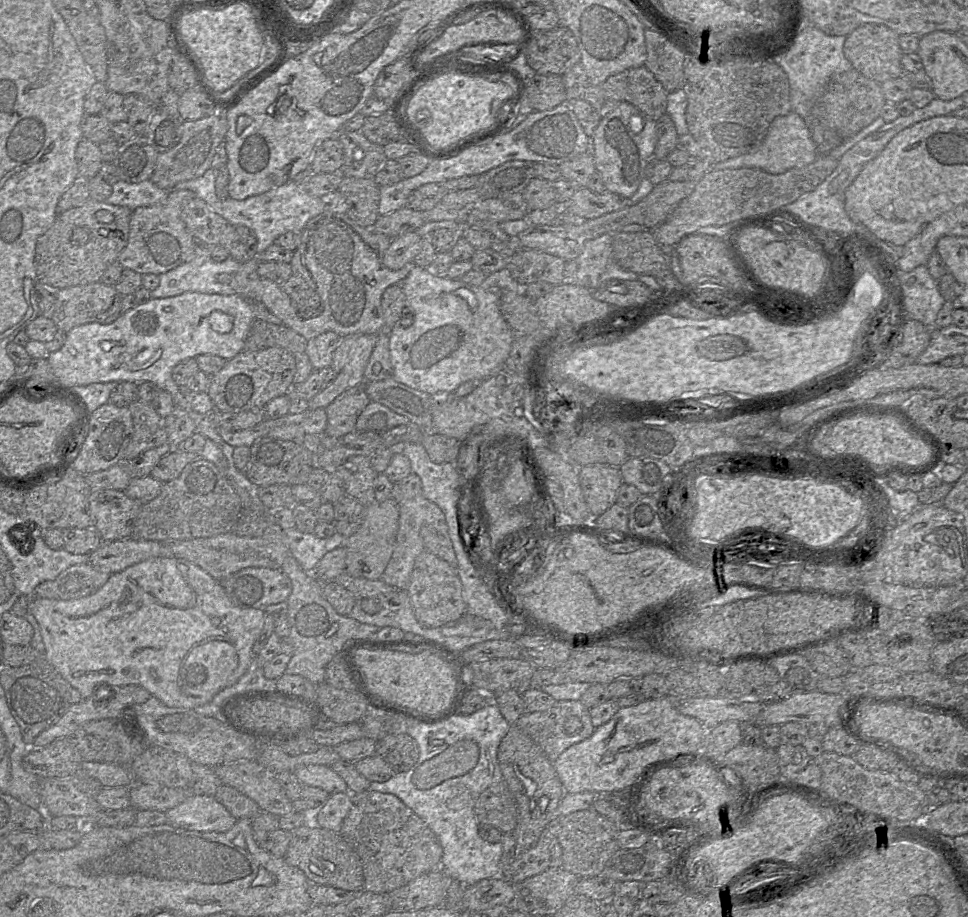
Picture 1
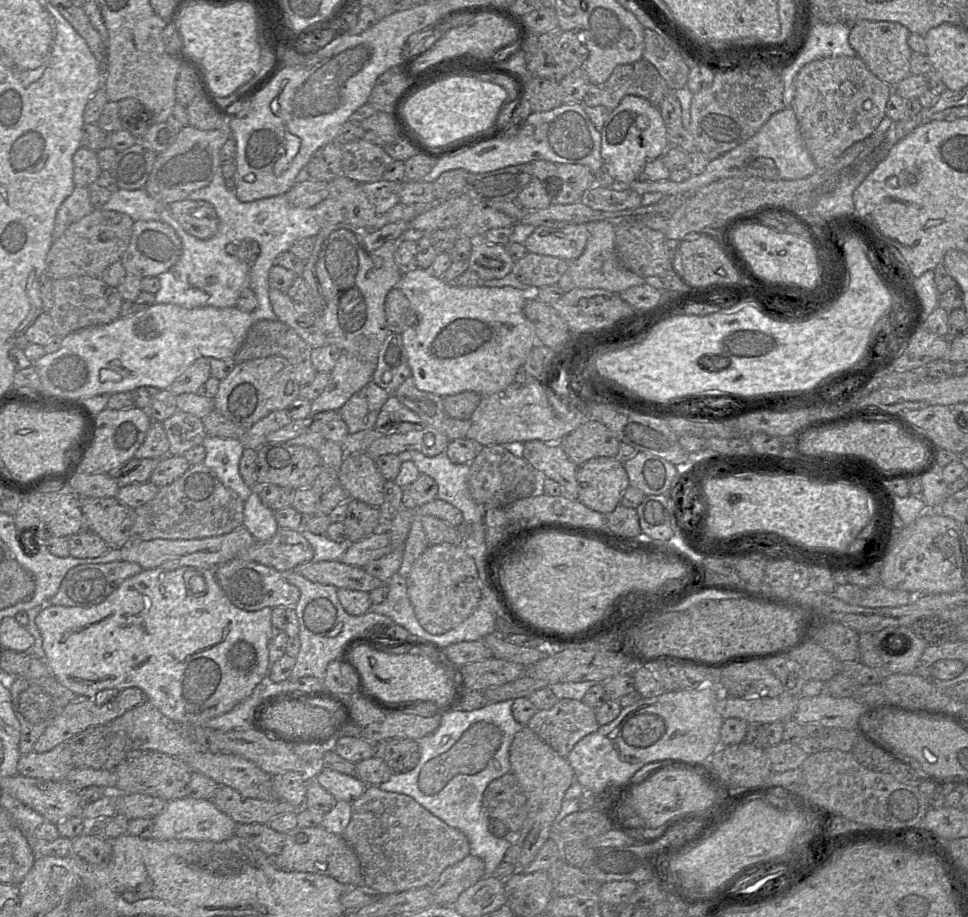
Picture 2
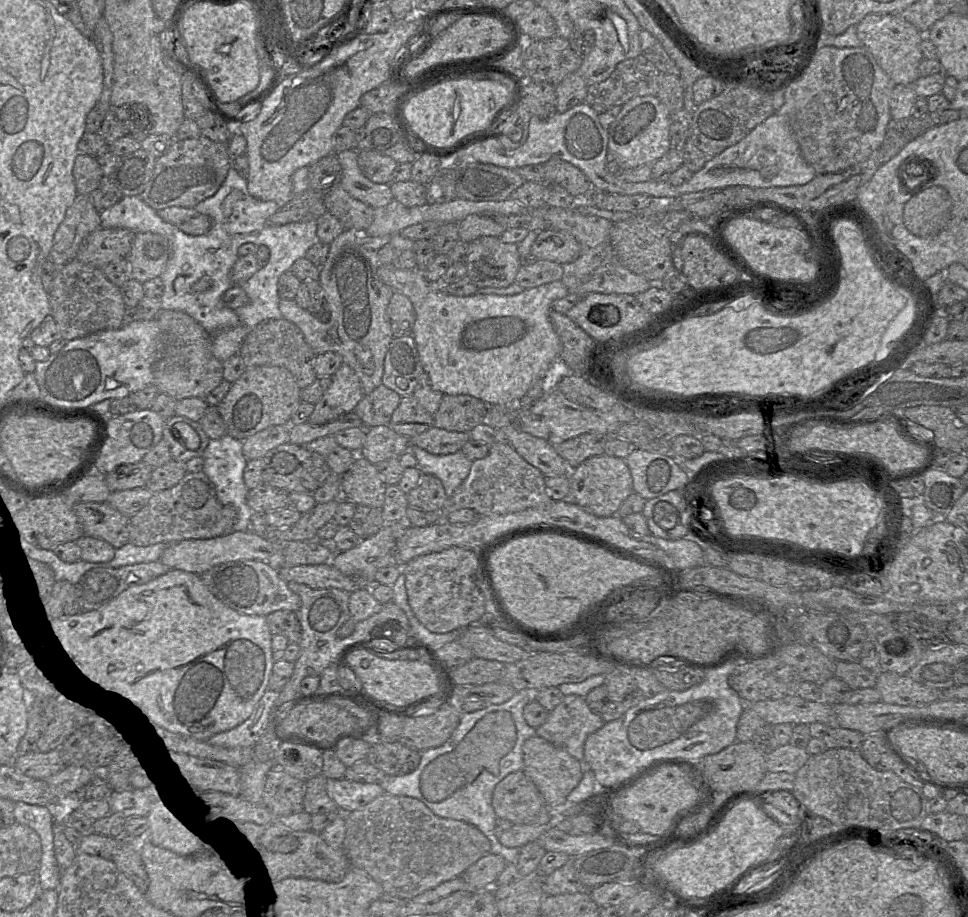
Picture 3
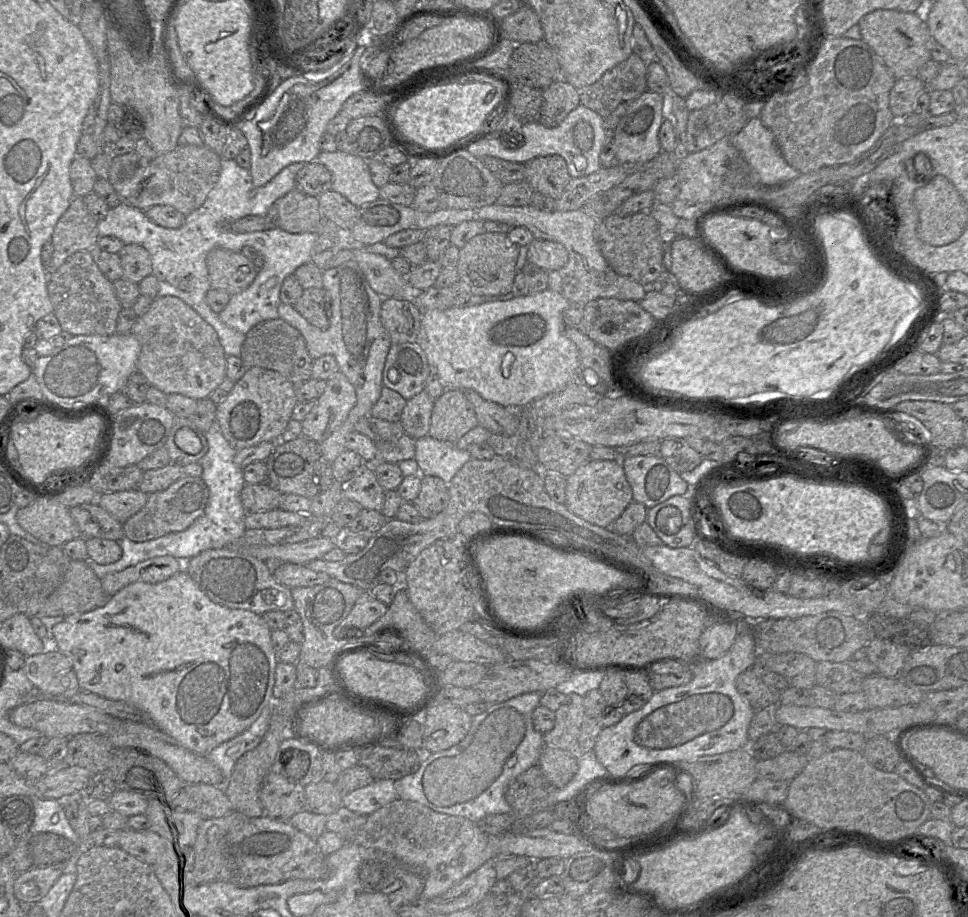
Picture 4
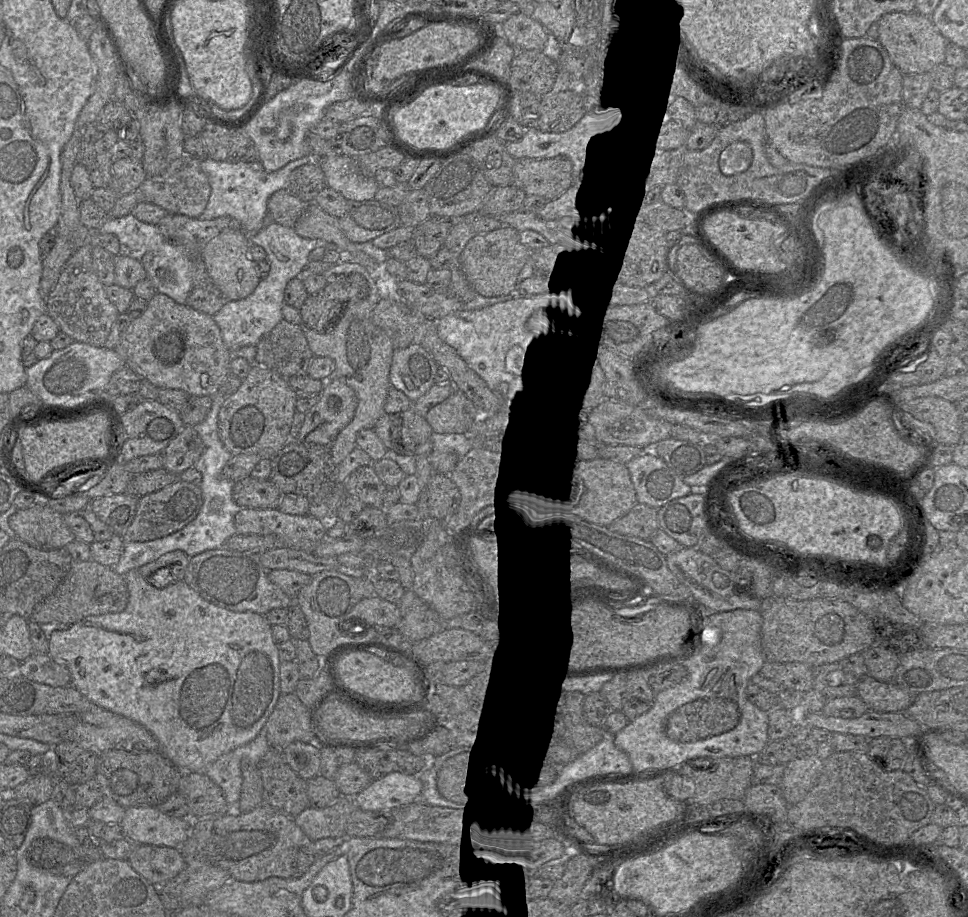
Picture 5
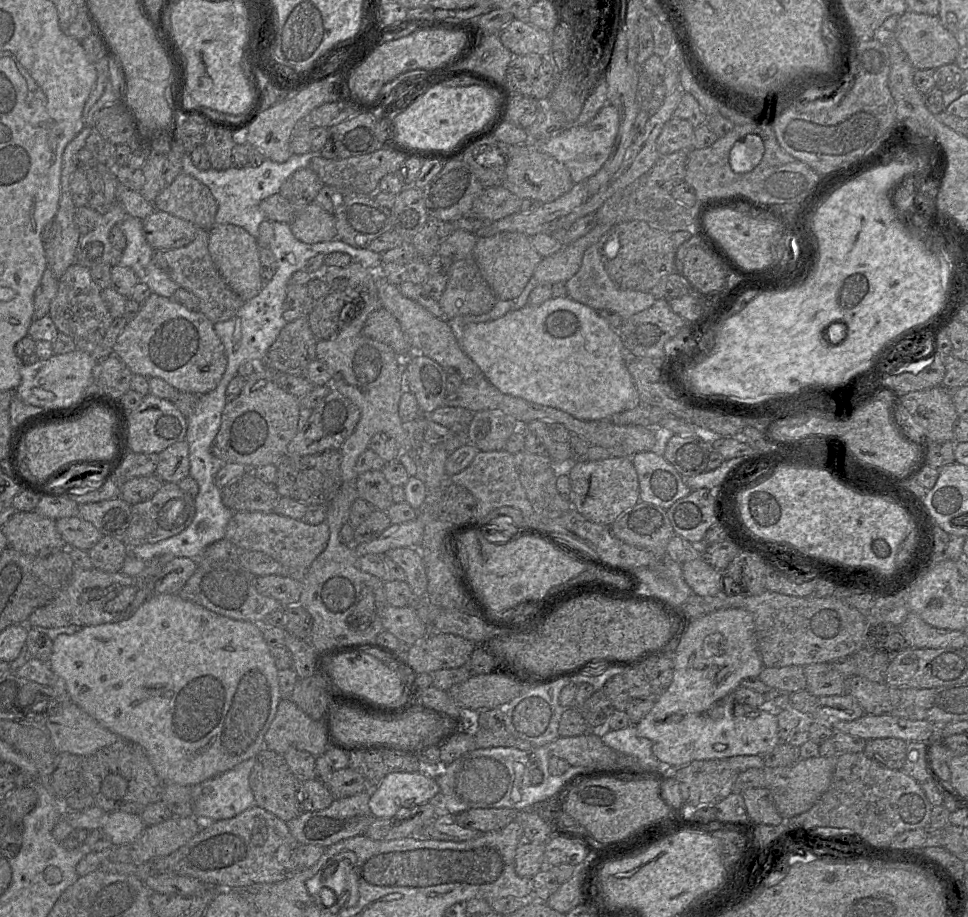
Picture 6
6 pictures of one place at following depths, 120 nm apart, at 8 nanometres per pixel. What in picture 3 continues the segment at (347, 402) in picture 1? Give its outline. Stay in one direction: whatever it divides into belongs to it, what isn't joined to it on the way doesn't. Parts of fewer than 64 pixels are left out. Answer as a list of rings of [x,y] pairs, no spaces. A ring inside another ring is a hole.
[[[381,384],[363,396],[354,412],[360,417],[366,429],[386,426],[389,425],[401,398],[395,391]]]

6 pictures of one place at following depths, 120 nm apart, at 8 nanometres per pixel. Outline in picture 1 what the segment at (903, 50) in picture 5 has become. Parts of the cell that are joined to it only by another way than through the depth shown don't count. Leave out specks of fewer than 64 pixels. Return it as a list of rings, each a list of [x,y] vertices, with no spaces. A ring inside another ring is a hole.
[[[867,23],[854,29],[846,37],[843,52],[854,69],[880,84],[884,81],[901,77],[904,74],[901,65],[903,51],[899,46],[899,35],[884,25]]]

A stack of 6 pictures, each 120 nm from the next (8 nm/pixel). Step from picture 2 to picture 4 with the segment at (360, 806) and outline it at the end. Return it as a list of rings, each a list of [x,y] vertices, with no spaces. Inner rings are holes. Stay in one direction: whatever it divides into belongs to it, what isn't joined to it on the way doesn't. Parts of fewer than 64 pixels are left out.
[[[400,798],[368,815],[366,823],[359,828],[353,841],[347,842],[390,853],[406,865],[416,868],[424,879],[424,889],[420,895],[424,900],[445,893],[484,863],[496,857],[490,845],[490,835],[483,832],[478,823],[461,816],[439,813],[418,802]]]

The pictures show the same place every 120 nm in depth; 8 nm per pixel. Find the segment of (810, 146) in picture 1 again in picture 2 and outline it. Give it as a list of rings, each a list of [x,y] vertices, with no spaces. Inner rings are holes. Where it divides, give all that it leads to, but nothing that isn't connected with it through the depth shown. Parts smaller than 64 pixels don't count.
[[[785,107],[771,115],[758,132],[748,140],[723,155],[710,160],[705,170],[680,183],[668,180],[639,181],[631,184],[615,184],[612,189],[632,189],[641,196],[645,193],[658,192],[664,196],[690,195],[695,191],[720,179],[731,177],[760,177],[769,180],[792,180],[810,176],[816,171],[809,151],[807,150],[795,112],[791,107]]]

